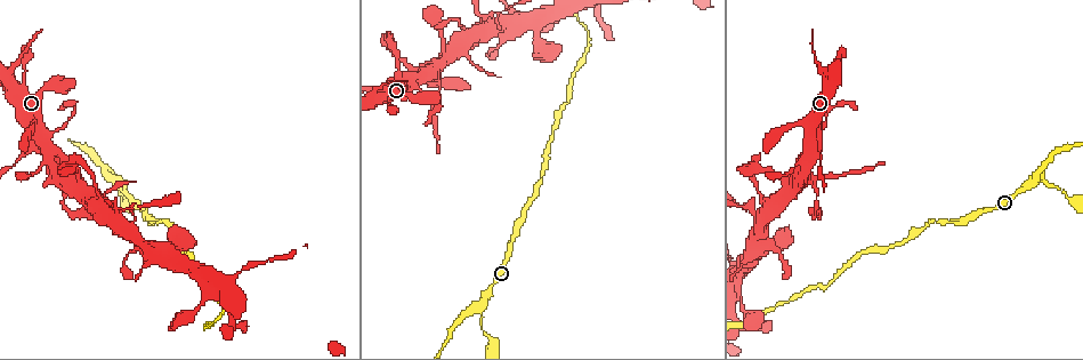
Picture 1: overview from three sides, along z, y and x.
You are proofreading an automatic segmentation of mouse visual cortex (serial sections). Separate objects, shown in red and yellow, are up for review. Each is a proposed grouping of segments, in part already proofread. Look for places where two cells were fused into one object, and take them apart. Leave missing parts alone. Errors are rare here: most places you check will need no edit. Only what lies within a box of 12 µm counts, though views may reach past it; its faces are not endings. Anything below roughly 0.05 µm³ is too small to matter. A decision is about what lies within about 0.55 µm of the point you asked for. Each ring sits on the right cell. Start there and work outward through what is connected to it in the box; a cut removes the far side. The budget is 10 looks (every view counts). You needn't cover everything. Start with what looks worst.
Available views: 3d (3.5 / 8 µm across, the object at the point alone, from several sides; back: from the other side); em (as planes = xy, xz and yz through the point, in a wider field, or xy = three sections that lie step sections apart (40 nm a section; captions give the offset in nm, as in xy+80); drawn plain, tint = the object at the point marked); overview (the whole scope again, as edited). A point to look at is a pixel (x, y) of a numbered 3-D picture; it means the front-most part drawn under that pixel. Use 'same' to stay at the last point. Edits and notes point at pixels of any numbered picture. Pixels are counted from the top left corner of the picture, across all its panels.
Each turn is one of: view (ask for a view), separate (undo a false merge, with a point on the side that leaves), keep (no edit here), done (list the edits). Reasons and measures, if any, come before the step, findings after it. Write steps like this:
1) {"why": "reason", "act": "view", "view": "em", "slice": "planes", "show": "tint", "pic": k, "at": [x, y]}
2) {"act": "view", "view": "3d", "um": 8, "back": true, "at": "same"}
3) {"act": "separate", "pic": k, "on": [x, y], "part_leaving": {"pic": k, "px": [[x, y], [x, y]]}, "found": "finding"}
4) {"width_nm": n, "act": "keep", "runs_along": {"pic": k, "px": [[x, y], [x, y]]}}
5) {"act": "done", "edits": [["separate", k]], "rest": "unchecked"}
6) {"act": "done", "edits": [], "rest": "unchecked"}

{"why": "thin neck", "act": "view", "view": "3d", "um": 3.5, "pic": 1, "at": [819, 166]}

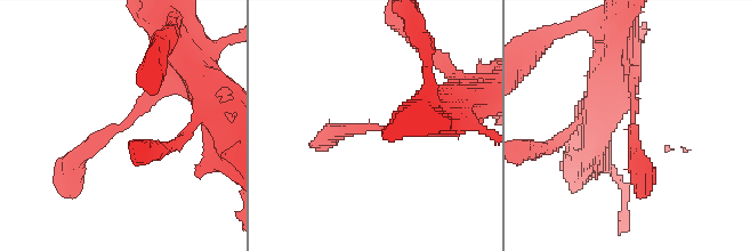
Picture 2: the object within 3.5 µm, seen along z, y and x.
{"arm_widths_nm": [150, 200], "act": "keep", "runs_along": {"pic": 2, "px": [[180, 70], [82, 154], [82, 175]]}, "found": "continuous, no second cell"}

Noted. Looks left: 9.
{"why": "thick turns thin", "act": "view", "view": "3d", "um": 3.5, "back": true, "pic": 1, "at": [1035, 177]}

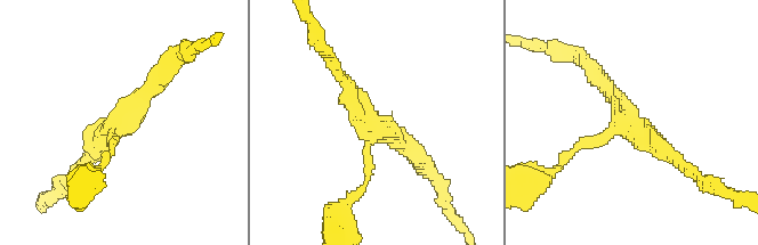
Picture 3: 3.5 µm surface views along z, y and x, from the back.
{"arms": 3, "arm_widths_nm": [150, 200, 200], "act": "view", "view": "em", "slice": "xy", "step": 5, "show": "tint", "pic": 3, "at": [121, 120]}

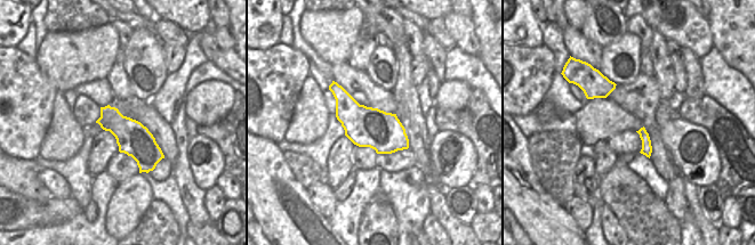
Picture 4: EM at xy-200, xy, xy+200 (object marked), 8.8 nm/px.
{"act": "keep", "runs_along": {"pic": 3, "px": [[337, 72], [376, 124], [365, 186]]}, "found": "all the same cell"}

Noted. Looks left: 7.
{"why": "sharp bend", "act": "view", "view": "3d", "um": 3.5, "pic": 1, "at": [436, 65]}

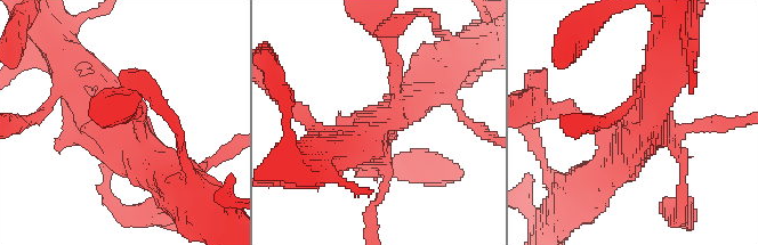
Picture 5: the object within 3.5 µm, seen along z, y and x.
{"act": "view", "view": "em", "slice": "xy", "step": 2, "show": "tint", "pic": 5, "at": [380, 125]}

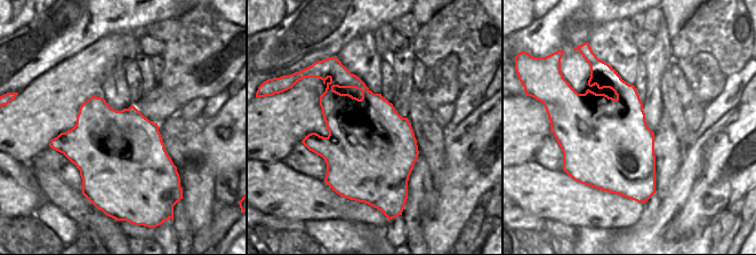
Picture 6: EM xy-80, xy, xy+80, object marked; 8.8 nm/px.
{"act": "keep", "found": "one cell here"}

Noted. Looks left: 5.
{"why": "thick turns thin", "act": "view", "view": "3d", "um": 3.5, "pic": 1, "at": [482, 25]}

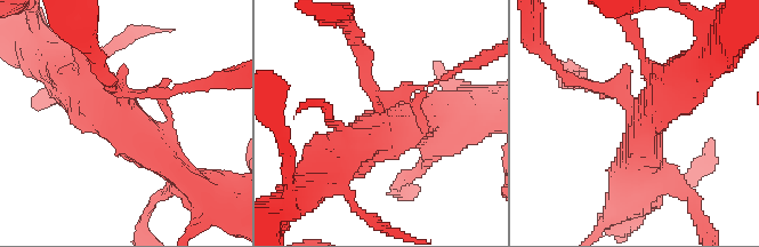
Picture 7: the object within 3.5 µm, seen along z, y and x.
{"act": "view", "view": "em", "slice": "xy", "step": 1, "show": "tint", "pic": 7, "at": [381, 113]}

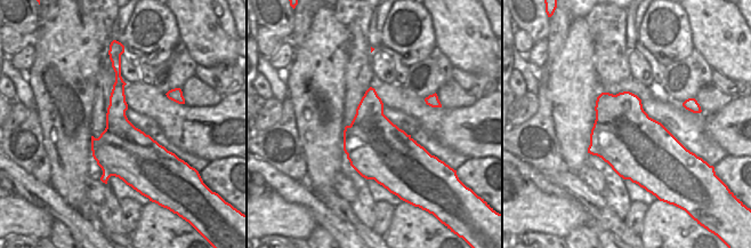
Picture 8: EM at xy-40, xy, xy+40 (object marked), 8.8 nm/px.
{"width_nm": 550, "act": "keep", "runs_along": {"pic": 7, "px": [[70, 71], [178, 173]]}, "found": "continuous, no second cell"}

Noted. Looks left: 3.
{"act": "done", "edits": [], "rest": "unchecked"}

